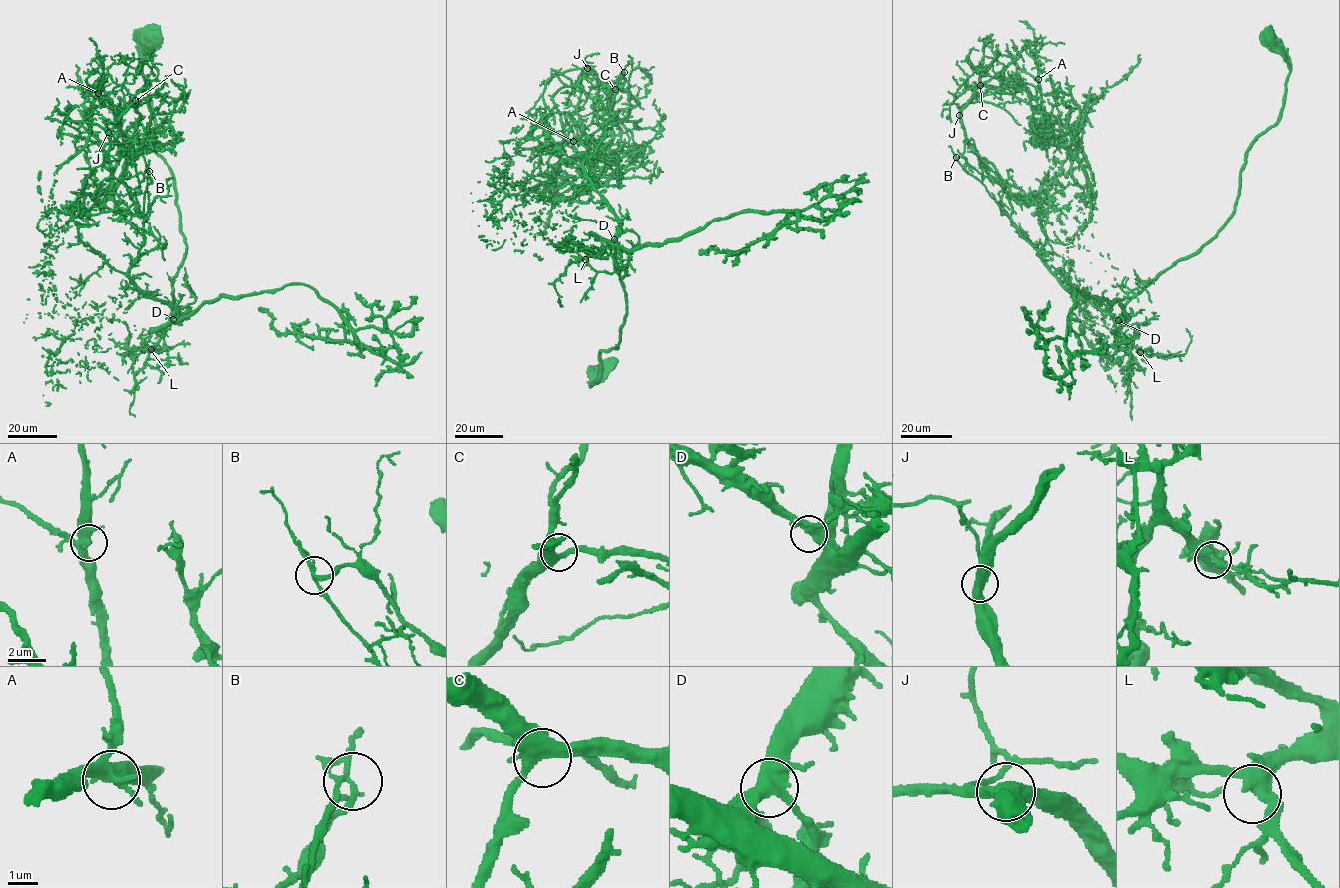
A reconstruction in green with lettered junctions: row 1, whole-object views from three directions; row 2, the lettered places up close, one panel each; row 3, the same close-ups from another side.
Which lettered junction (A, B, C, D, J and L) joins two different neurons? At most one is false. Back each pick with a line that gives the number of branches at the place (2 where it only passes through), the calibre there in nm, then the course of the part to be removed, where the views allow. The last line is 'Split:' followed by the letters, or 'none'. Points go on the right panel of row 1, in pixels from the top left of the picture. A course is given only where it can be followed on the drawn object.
B: 4 branches meet; 180 nm thick; foreign part runs (955, 157), (961, 156), (982, 175), (990, 176), (966, 136), (959, 114), (977, 87), (1024, 48), (1053, 80)
Split: B

